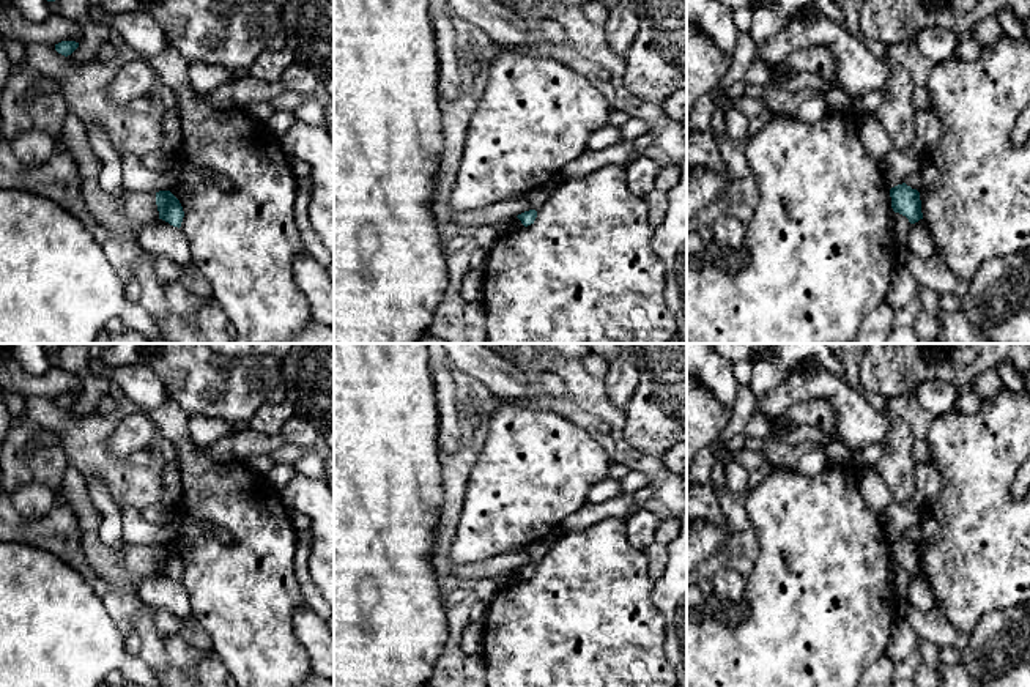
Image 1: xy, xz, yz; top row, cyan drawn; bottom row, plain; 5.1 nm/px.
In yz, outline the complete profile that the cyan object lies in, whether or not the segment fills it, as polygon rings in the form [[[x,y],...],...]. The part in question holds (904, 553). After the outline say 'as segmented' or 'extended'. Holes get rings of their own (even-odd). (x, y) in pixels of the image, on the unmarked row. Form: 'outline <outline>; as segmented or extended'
outline [[[906,536],[890,542],[891,561],[909,572],[910,577],[923,572],[920,545]]]; as segmented

